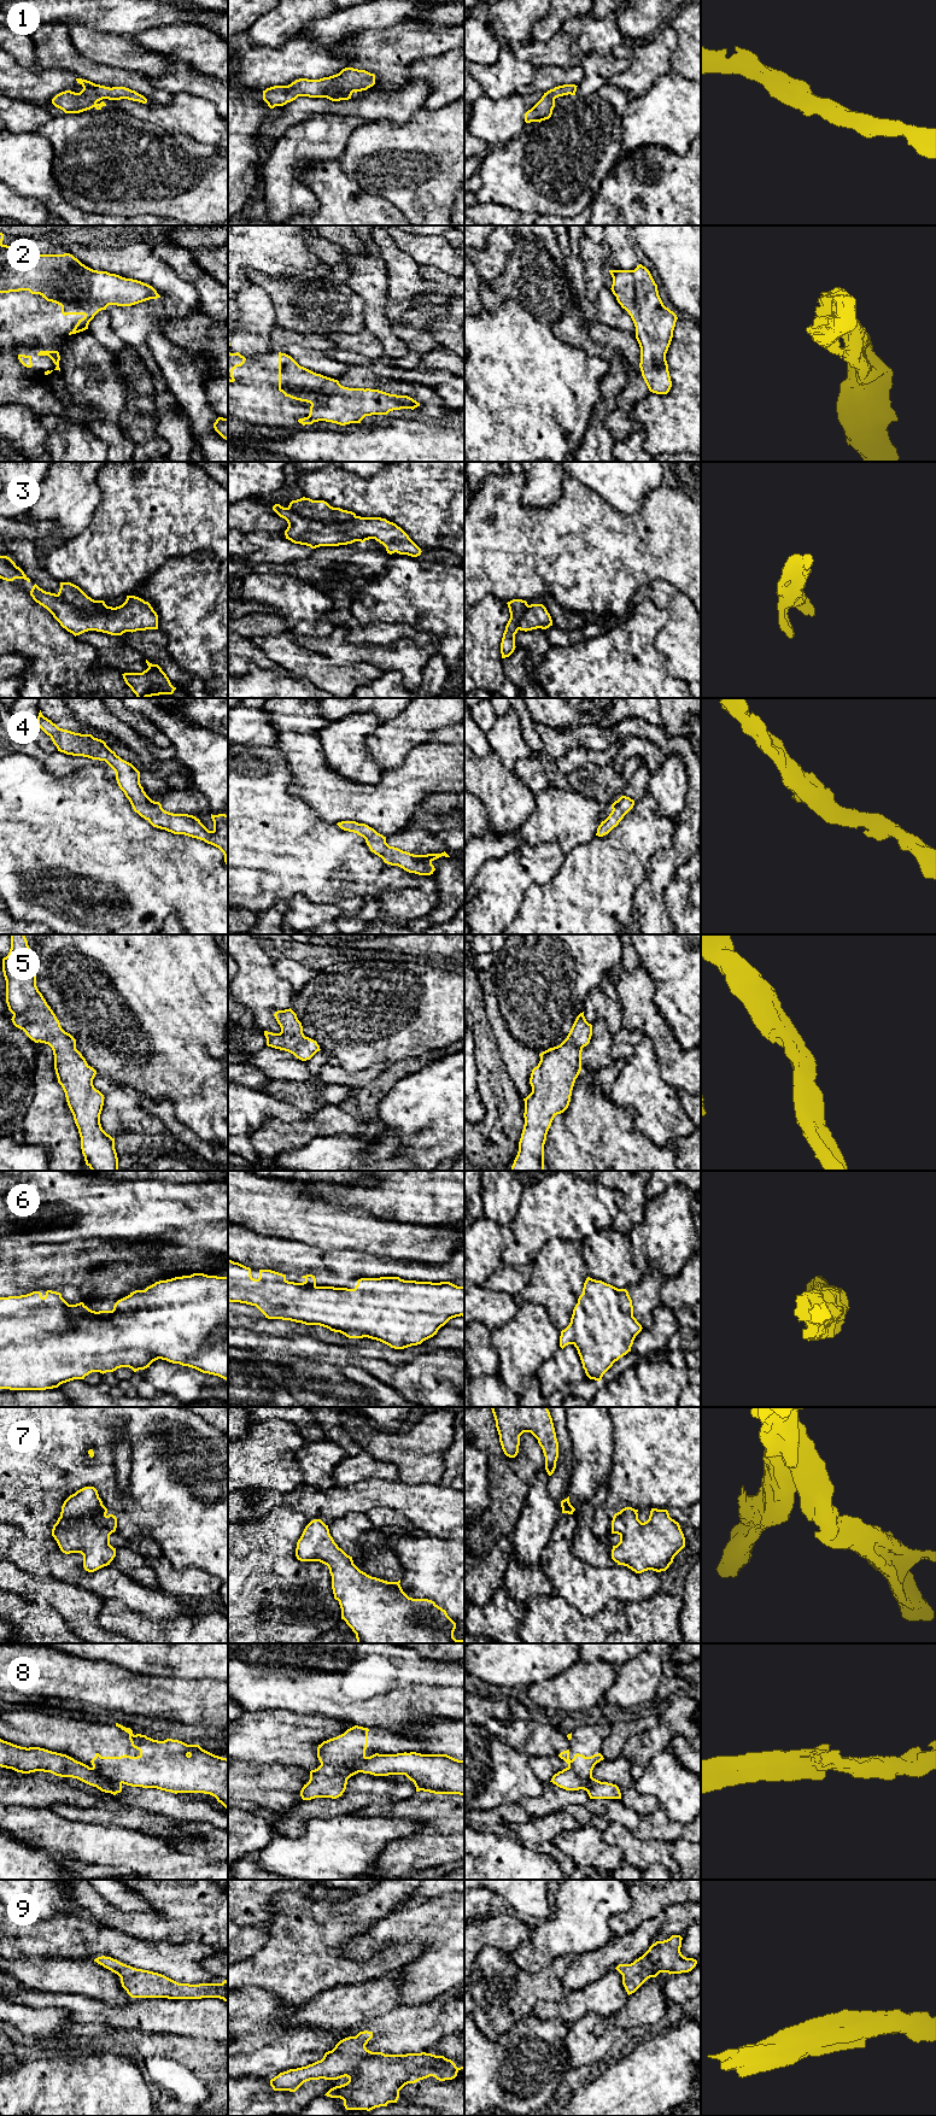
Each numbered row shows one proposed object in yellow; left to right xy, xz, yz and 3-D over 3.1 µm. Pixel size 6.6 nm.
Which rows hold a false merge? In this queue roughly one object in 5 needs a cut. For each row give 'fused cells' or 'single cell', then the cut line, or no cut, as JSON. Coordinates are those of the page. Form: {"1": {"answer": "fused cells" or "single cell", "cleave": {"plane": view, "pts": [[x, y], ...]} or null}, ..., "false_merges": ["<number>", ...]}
{"1": {"answer": "single cell", "cleave": null}, "2": {"answer": "single cell", "cleave": null}, "3": {"answer": "fused cells", "cleave": {"plane": "xz", "pts": [[287, 508], [303, 516], [323, 522], [344, 522], [356, 516]]}}, "4": {"answer": "single cell", "cleave": null}, "5": {"answer": "single cell", "cleave": null}, "6": {"answer": "fused cells", "cleave": {"plane": "xy", "pts": [[147, 1312], [139, 1311], [127, 1314], [118, 1323]]}}, "7": {"answer": "single cell", "cleave": null}, "8": {"answer": "fused cells", "cleave": {"plane": "xy", "pts": [[92, 1768], [121, 1783]]}}, "9": {"answer": "single cell", "cleave": null}, "false_merges": ["3", "6", "8"]}

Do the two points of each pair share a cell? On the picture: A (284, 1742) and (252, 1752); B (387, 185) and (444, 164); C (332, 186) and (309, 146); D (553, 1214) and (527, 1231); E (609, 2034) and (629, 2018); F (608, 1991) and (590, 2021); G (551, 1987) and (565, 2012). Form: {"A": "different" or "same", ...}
{"A": "same", "B": "same", "C": "different", "D": "same", "E": "different", "F": "different", "G": "different"}

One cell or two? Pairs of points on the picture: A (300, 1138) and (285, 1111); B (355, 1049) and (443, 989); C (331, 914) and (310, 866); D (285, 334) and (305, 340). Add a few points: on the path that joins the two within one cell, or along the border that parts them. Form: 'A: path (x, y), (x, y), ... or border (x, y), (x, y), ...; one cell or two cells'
A: border (310, 1113), (293, 1121), (268, 1118), (263, 1123); two cells
B: path (378, 1042), (388, 1041), (410, 1026), (423, 1012); one cell
C: border (300, 895), (317, 904), (332, 904), (341, 910); two cells
D: path (290, 338), (300, 340); one cell

